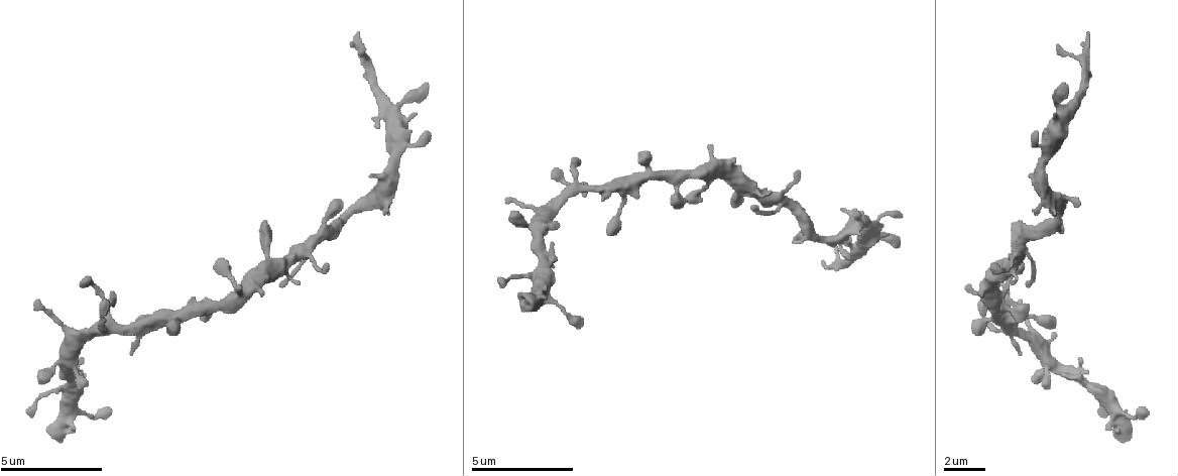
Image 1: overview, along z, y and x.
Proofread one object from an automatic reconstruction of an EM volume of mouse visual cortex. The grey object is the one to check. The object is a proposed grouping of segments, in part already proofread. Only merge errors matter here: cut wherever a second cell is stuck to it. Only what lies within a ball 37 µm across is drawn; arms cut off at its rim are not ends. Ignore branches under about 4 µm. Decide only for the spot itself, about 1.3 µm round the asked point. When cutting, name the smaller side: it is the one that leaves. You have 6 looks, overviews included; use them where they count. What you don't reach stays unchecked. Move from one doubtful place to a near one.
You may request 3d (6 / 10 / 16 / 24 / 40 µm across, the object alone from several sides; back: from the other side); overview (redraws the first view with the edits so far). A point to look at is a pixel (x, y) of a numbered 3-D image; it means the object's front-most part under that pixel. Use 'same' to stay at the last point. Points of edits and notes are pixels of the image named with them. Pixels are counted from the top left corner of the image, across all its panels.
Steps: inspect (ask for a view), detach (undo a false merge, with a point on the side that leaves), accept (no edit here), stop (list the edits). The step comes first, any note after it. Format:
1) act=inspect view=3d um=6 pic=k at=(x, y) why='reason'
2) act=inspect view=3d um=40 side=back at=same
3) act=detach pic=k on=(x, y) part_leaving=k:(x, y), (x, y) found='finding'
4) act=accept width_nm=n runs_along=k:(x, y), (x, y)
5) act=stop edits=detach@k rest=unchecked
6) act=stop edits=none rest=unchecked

act=inspect view=3d um=10 pic=1 at=(256, 273) why='three-way junction'

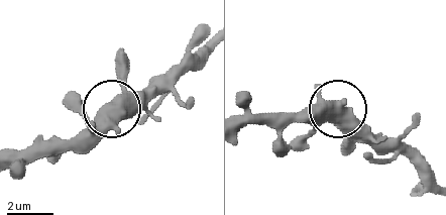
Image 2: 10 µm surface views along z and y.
act=accept arms=3 found='all the same cell'

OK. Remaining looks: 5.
act=inspect view=3d um=16 pic=1 at=(347, 211) why='thick turns thin'

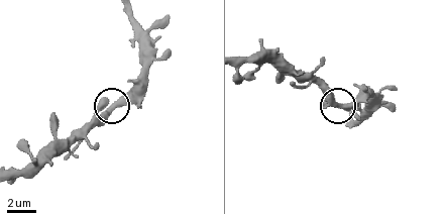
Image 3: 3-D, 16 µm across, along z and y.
act=accept found='continuous, no second cell'

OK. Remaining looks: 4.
act=inspect view=3d um=10 pic=1 at=(839, 266) why='small branch off a trunk'

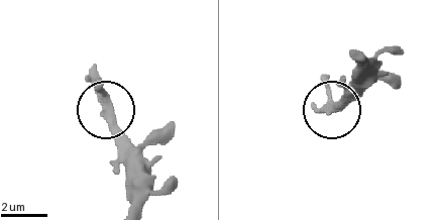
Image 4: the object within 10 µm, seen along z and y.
act=inspect view=3d um=10 side=back pic=4 at=(333, 107)

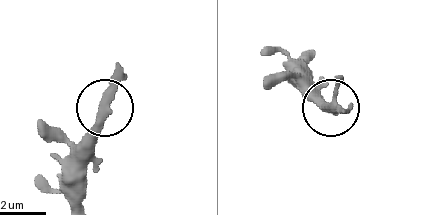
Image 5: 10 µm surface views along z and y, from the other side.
act=accept width_nm=320 found='one cell here'

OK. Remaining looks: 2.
act=stop edits=none rest=unchecked

